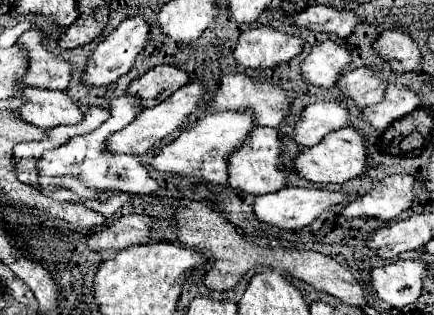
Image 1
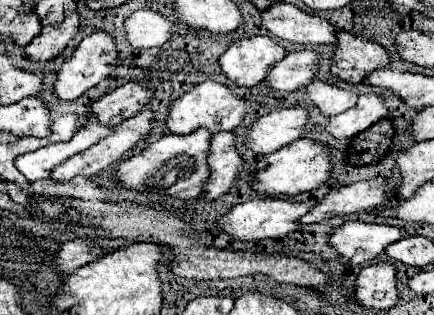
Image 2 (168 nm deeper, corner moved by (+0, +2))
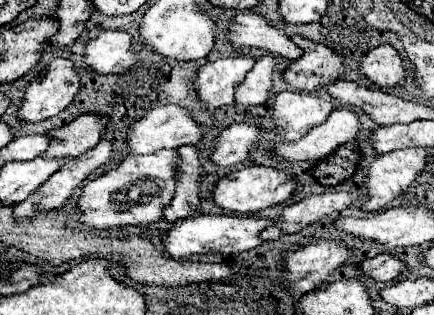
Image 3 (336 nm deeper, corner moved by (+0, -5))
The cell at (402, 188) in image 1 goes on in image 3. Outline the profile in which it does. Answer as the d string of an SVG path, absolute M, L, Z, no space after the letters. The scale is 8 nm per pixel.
M338 192L338 194L318 194L296 204L284 206L284 210L274 220L272 228L262 232L262 240L278 240L286 234L296 234L308 224L318 222L322 216L342 212L346 206L360 202L356 192Z

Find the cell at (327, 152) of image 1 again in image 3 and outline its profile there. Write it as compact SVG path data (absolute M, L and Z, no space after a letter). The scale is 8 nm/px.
M250 166L220 178L212 190L212 200L218 208L224 208L228 212L252 214L252 212L282 204L294 190L296 190L296 182L286 172L276 168L266 168L266 166Z

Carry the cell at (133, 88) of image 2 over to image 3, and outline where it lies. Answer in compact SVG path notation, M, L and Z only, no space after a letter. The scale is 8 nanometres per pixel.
M78 116L70 124L50 130L50 144L44 158L76 158L82 152L94 148L104 132L106 120L102 116Z

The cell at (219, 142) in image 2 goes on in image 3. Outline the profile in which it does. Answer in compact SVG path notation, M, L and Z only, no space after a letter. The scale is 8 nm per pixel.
M196 146L178 148L178 184L170 204L164 208L162 218L168 222L178 222L192 216L200 204L200 150Z

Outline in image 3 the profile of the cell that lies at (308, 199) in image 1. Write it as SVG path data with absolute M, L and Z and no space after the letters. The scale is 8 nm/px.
M232 214L194 216L194 218L186 218L180 224L166 230L162 234L162 244L164 244L164 252L176 260L190 258L194 254L212 254L212 252L232 256L236 252L252 250L258 244L262 244L262 240L258 236L270 224L272 224L272 220L262 220L262 218L252 218L252 216L232 216Z

